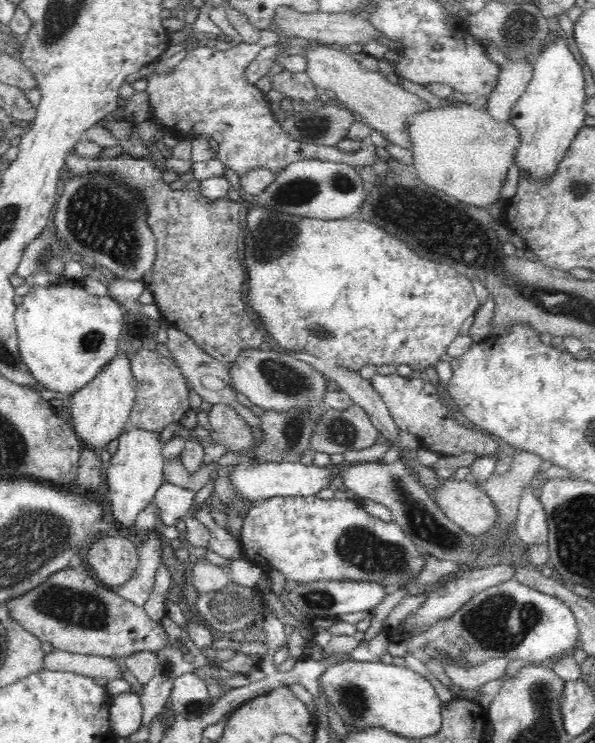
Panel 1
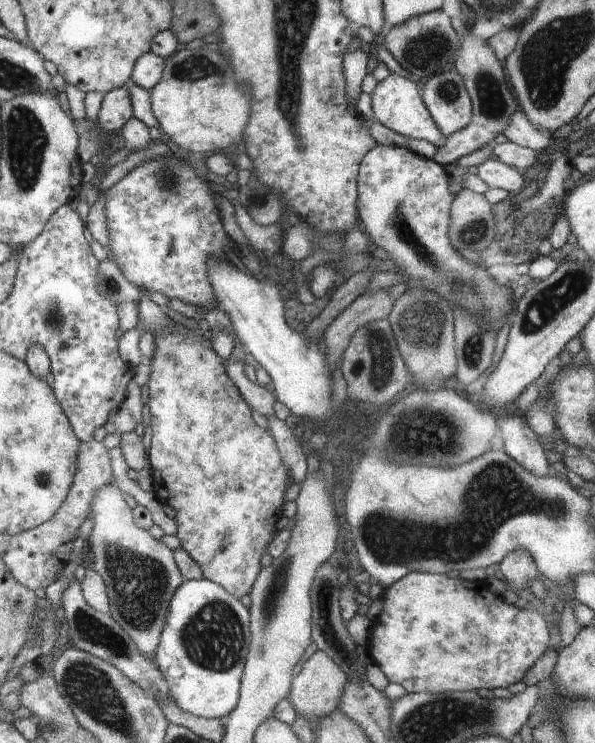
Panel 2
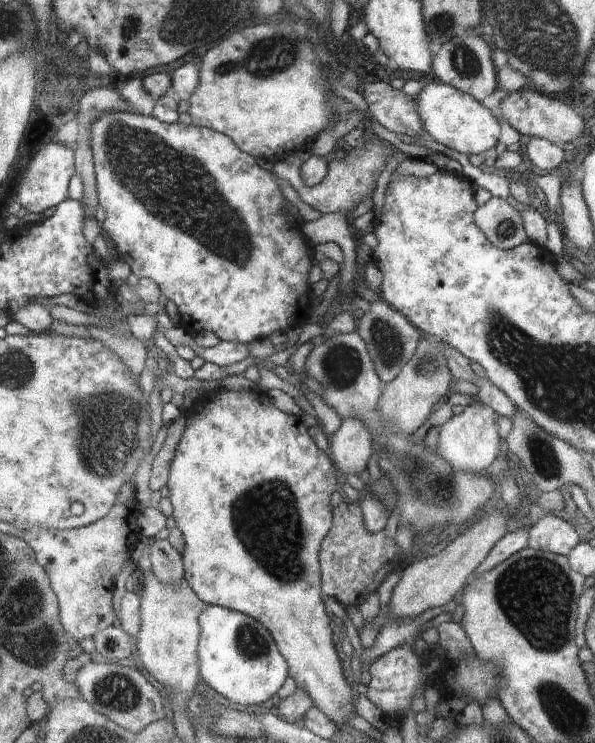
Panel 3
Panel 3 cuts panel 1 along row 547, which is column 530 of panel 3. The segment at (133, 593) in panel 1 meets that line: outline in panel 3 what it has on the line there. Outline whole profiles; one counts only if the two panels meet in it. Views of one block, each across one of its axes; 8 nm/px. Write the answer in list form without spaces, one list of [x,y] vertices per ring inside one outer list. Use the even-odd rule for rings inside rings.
[[[528,137],[527,139],[525,145],[528,160],[547,173],[558,168],[562,164],[562,160],[569,157],[563,147],[559,147],[556,143],[538,137]]]

